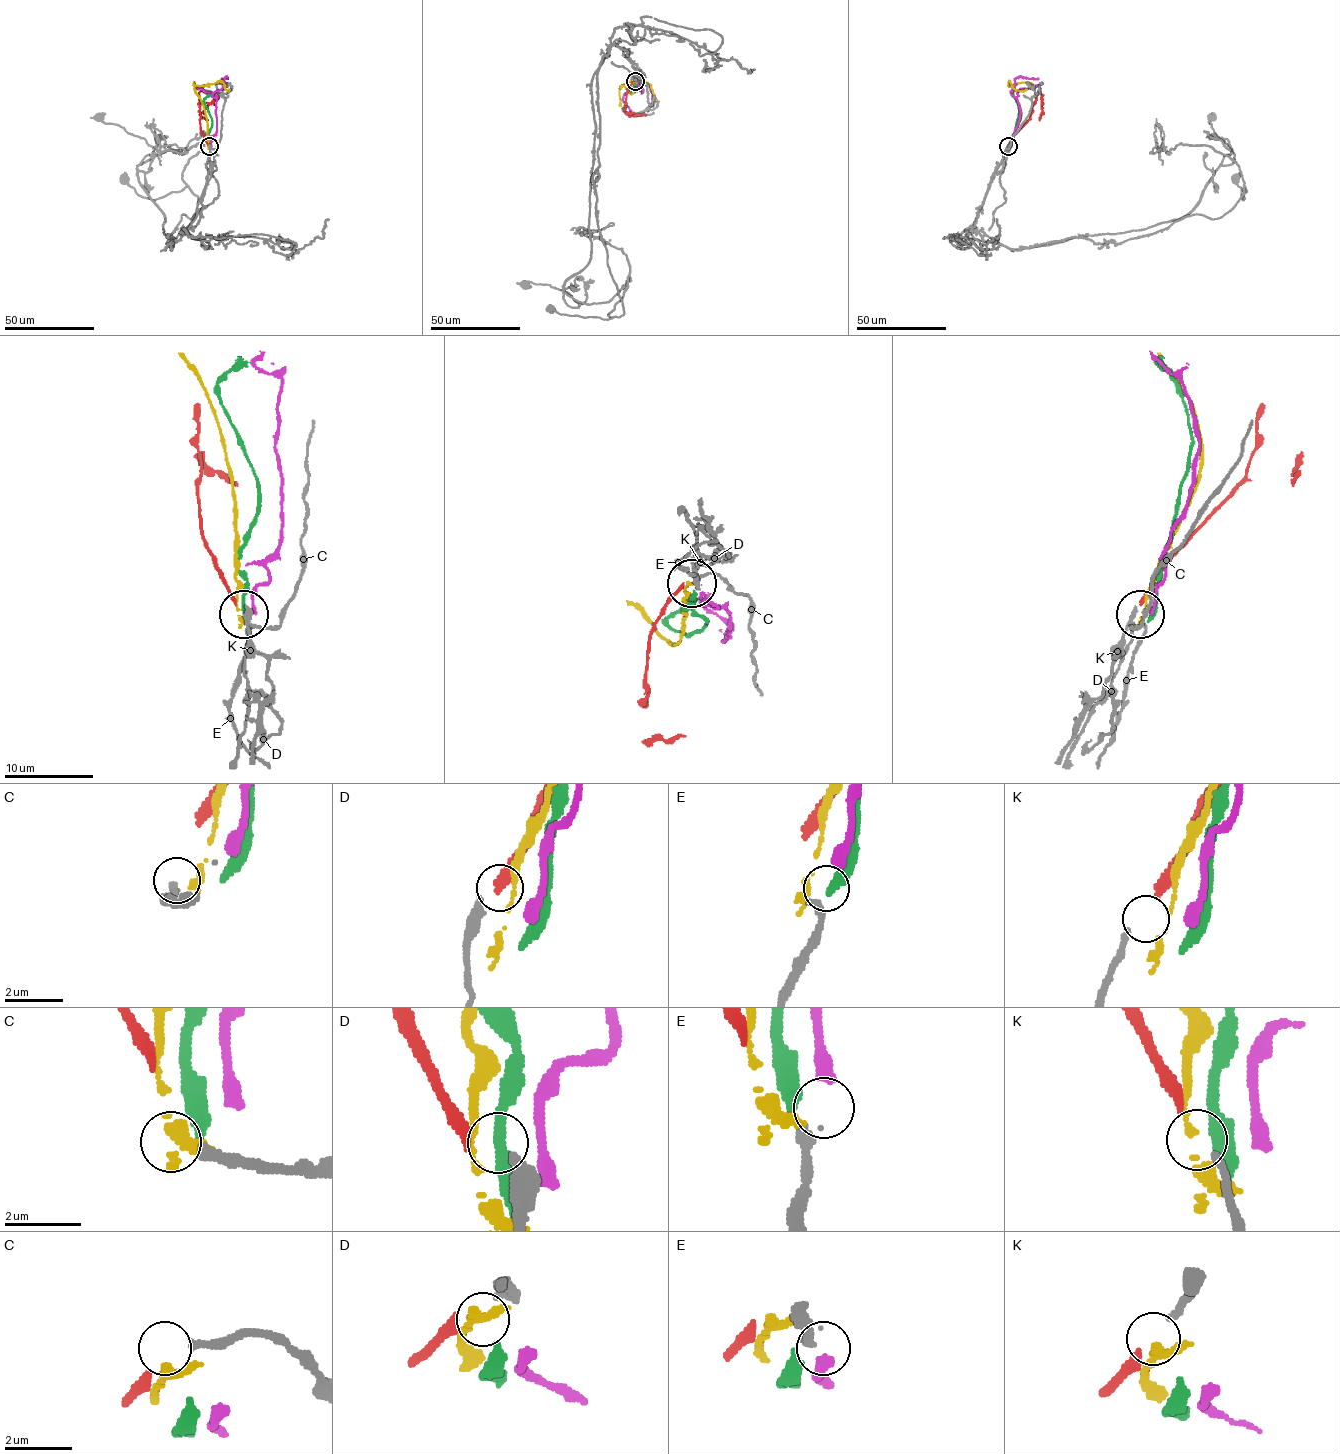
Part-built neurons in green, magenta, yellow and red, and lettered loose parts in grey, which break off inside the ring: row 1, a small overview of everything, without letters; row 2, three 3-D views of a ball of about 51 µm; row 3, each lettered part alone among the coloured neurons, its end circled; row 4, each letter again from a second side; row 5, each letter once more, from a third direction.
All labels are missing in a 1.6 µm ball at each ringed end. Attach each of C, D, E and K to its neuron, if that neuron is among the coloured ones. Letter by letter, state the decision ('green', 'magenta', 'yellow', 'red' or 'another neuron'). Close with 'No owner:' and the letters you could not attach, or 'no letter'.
C: another neuron
D: another neuron
E: magenta
K: red
No owner: C, D

